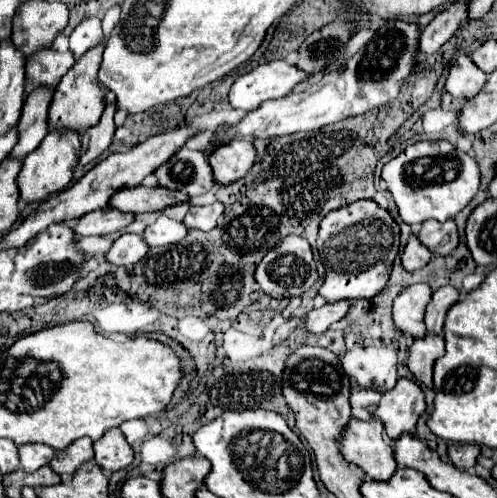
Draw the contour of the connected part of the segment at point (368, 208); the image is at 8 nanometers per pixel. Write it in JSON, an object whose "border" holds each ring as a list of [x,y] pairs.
{"border":[[[356,201],[330,211],[322,219],[316,245],[320,257],[326,259],[326,281],[320,295],[328,303],[340,299],[370,299],[384,289],[390,277],[394,259],[400,251],[400,225],[378,203]]]}

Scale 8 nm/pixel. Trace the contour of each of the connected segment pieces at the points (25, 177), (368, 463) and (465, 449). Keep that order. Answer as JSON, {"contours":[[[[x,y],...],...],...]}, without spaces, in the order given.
{"contours":[[[[50,131],[44,141],[40,143],[38,149],[34,149],[24,161],[22,169],[18,175],[18,189],[20,189],[20,201],[26,205],[36,203],[36,201],[46,201],[50,195],[62,191],[68,187],[72,181],[74,169],[78,165],[78,155],[80,155],[80,137],[74,133],[64,133],[60,135],[58,131]]],[[[350,419],[348,429],[340,439],[342,455],[374,481],[388,481],[398,467],[394,451],[384,441],[382,433],[384,425],[380,421]]],[[[450,443],[448,445],[448,457],[452,465],[458,469],[472,469],[476,465],[478,455],[480,455],[478,445],[470,445],[470,443]]]]}

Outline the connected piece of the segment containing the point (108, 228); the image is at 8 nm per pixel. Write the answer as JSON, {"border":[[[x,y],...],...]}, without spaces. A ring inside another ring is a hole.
{"border":[[[104,207],[104,209],[82,215],[74,223],[74,231],[76,231],[76,235],[84,235],[84,237],[86,235],[108,235],[108,233],[122,231],[132,221],[134,221],[134,215],[116,211],[114,207]]]}

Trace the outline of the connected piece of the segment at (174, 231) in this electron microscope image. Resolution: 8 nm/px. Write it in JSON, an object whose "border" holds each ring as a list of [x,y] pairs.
{"border":[[[160,215],[152,225],[146,227],[144,241],[148,245],[172,245],[172,243],[178,243],[180,239],[184,239],[186,233],[188,233],[188,229],[184,227],[184,223],[174,221],[166,215]]]}

